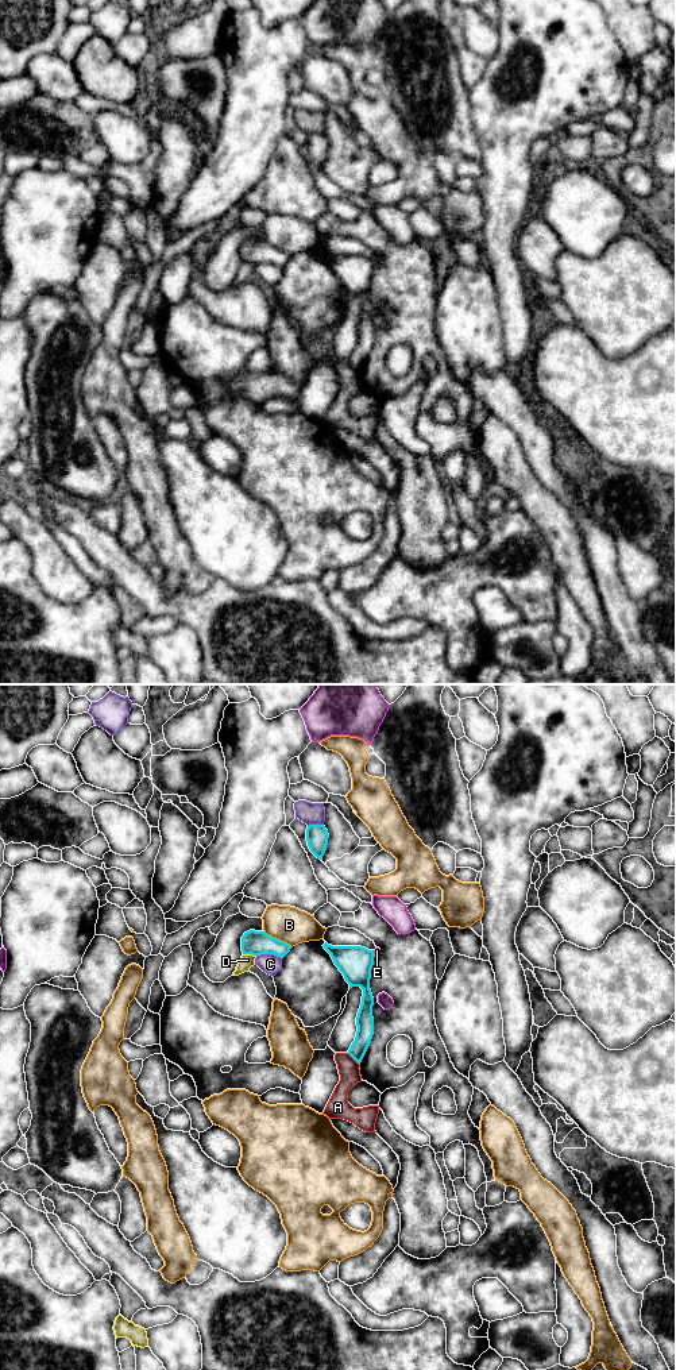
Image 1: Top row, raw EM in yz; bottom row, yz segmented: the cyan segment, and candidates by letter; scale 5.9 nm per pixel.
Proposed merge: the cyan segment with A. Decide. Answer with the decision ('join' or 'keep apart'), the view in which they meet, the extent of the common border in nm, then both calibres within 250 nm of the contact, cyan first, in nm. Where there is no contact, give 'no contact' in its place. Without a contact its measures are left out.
keep apart; contact in yz; length 100 nm; calibres 110 and 130 nm

